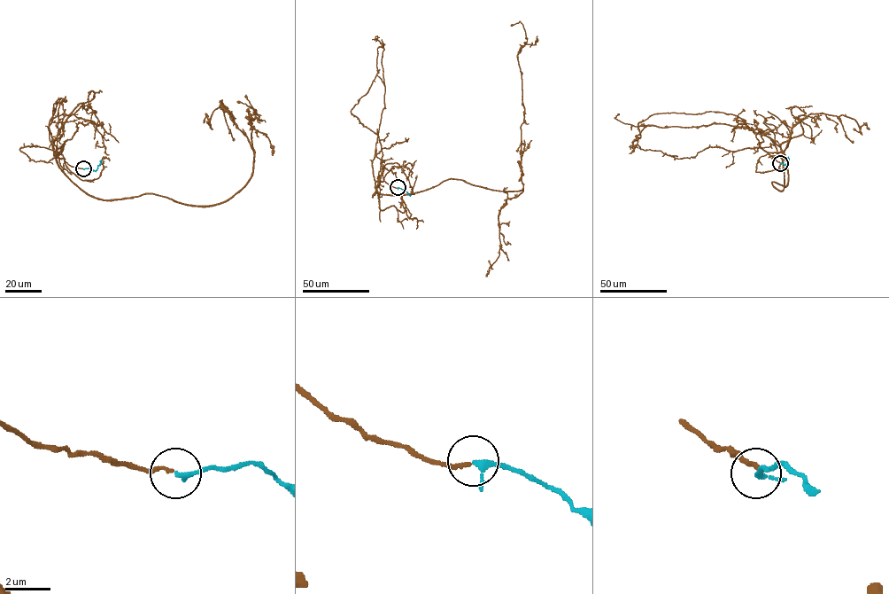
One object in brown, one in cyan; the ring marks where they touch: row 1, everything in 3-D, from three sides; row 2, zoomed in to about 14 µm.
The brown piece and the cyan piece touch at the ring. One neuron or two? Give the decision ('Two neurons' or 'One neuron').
One neuron

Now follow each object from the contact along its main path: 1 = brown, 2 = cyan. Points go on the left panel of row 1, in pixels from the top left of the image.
1: (82, 168), (54, 153), (104, 199), (221, 203), (252, 171), (256, 117), (246, 117), (258, 117), (236, 102)
2: (83, 168), (96, 171), (101, 160)

